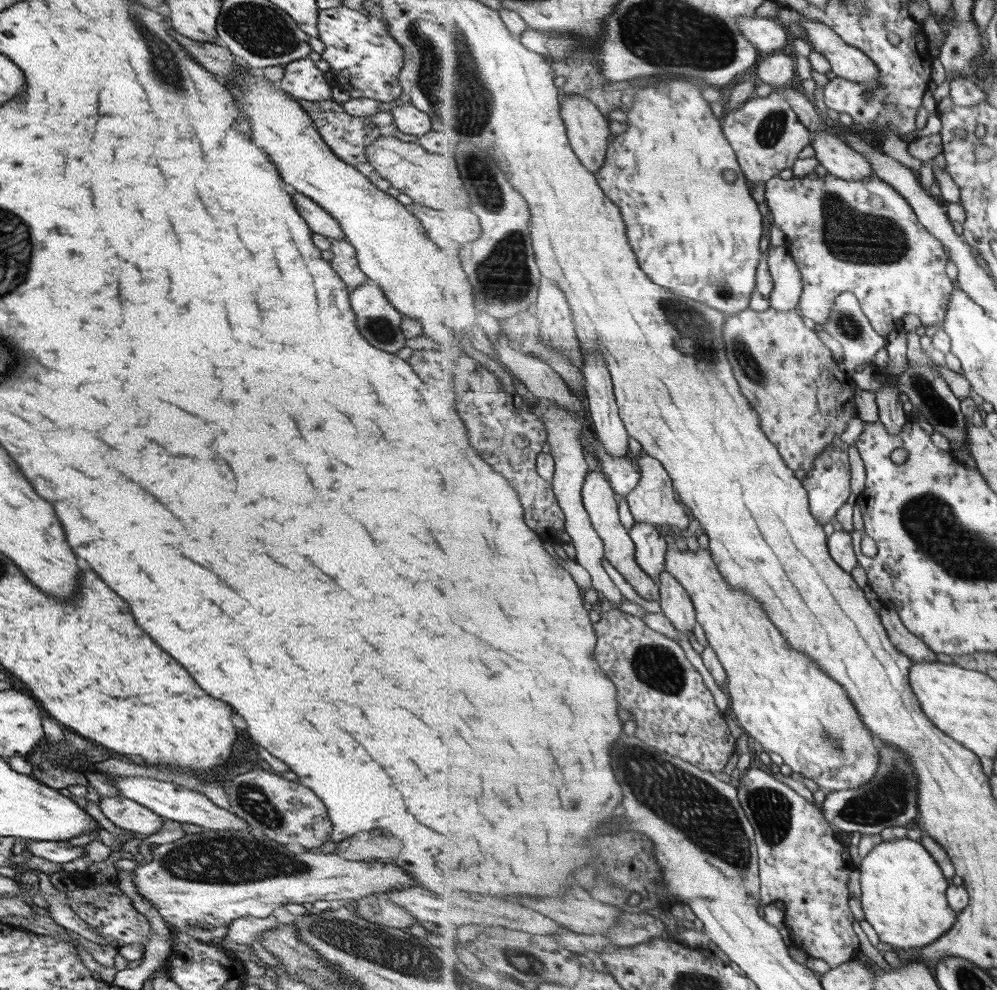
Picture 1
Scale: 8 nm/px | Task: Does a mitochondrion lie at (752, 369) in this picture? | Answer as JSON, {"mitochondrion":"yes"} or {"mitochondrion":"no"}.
{"mitochondrion":"yes"}

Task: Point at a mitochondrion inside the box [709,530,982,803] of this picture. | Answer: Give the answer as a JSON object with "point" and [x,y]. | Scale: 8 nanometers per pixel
{"point":[831,740]}

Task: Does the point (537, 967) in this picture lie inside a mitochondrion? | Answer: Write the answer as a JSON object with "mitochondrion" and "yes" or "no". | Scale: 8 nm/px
{"mitochondrion":"yes"}

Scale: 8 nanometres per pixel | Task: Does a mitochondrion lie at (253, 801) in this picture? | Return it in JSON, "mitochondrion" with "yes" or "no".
{"mitochondrion":"yes"}

